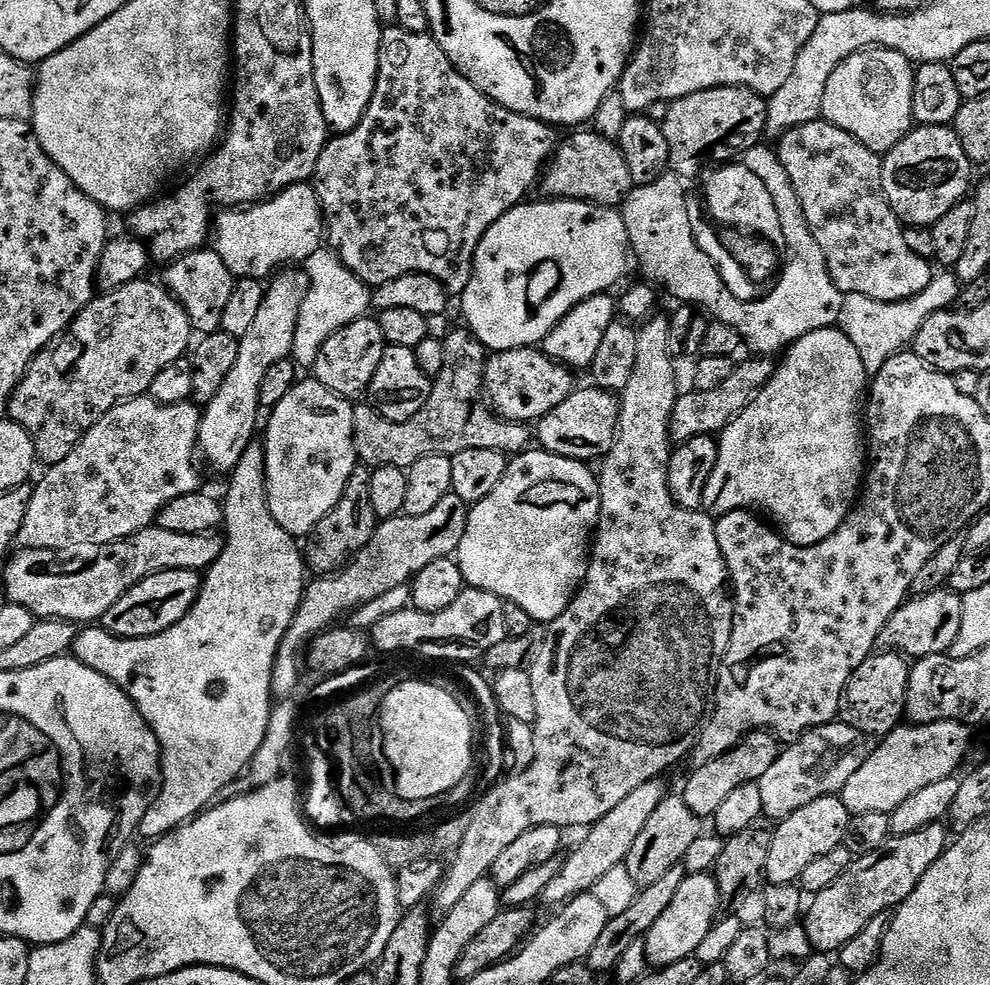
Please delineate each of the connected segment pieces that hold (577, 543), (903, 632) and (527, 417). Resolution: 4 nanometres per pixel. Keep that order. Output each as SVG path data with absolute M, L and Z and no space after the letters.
M525 450L519 454L513 455L508 462L508 469L506 470L506 474L502 478L502 482L498 482L498 486L494 486L494 490L491 494L486 494L486 498L482 498L482 502L478 502L477 504L471 505L468 509L468 521L466 522L466 534L462 534L462 542L455 550L454 559L458 567L462 570L462 574L464 575L464 582L467 587L470 588L481 588L482 590L486 590L490 594L498 594L502 597L504 601L508 601L510 603L518 603L528 614L530 614L533 618L533 621L536 622L544 622L540 620L545 620L545 622L551 622L559 618L570 606L570 602L573 598L576 597L576 593L579 592L581 584L583 584L584 579L586 578L586 574L588 573L588 561L590 559L590 545L594 540L594 533L596 530L596 525L600 522L600 481L598 479L597 473L595 471L591 472L589 465L582 460L572 460L569 456L560 456L557 452L546 452L543 450L535 450L536 452L532 452L533 450Z
M947 587L913 595L892 615L890 622L886 622L879 643L885 649L895 650L912 658L947 653L958 638L958 630L962 630L963 609L961 593L953 592Z
M539 347L515 348L487 357L483 391L487 403L497 416L503 416L506 420L538 422L550 414L554 406L562 406L562 402L566 402L566 398L570 398L570 394L576 391L578 381L572 376L575 376L573 369L553 360Z

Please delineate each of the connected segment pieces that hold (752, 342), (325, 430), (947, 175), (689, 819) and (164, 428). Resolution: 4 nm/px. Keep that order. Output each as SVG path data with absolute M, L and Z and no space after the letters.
M761 142L748 149L743 153L742 162L752 164L752 168L768 180L772 193L775 193L774 202L778 205L778 214L783 217L792 256L786 284L765 303L740 304L732 299L728 292L724 292L708 260L697 252L691 211L686 206L685 181L679 175L665 174L649 184L633 187L622 205L622 215L631 255L635 263L636 260L640 263L649 281L655 282L661 289L664 287L674 299L680 300L676 302L688 306L701 304L705 313L726 322L726 326L734 326L749 353L771 357L772 352L783 353L792 347L795 340L814 330L839 325L845 293L832 280L826 258L806 222L800 199L790 182L790 174L786 174L786 166L782 166L779 151L775 147L767 148L766 144Z
M314 378L307 379L308 380L301 379L299 382L295 383L286 396L271 409L270 414L272 414L272 417L268 420L268 440L266 439L266 443L264 444L266 494L268 495L270 514L274 514L278 526L282 526L282 530L286 530L291 536L297 538L307 537L309 533L311 533L312 528L318 526L318 522L322 522L322 518L326 518L326 514L330 514L330 510L334 510L334 506L338 506L338 502L346 490L346 482L350 482L350 474L354 474L354 470L358 466L358 457L356 455L356 447L354 446L353 401L339 396L338 394L334 394L330 390L326 390L326 386L322 386L322 382L318 382Z
M948 126L913 127L882 156L882 186L896 217L908 226L931 226L969 195L974 165L955 131Z
M668 794L650 816L626 857L625 864L637 885L650 886L664 878L674 865L681 863L691 843L704 834L702 824L703 819L692 811L681 795Z
M150 394L135 396L133 400L121 400L103 416L98 423L62 458L62 462L51 465L48 472L40 481L35 481L32 488L30 506L26 506L26 518L22 518L22 530L18 537L20 548L65 548L66 546L78 546L79 544L109 544L115 540L121 540L132 536L135 532L141 532L144 528L153 527L156 516L174 498L182 498L182 494L201 491L200 468L196 465L196 452L198 456L198 445L200 443L200 418L201 409L195 403L185 402L183 404L159 404Z

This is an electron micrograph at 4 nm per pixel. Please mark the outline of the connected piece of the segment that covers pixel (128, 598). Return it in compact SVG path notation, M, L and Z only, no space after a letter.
M166 570L155 572L144 580L138 581L133 588L126 590L110 610L106 610L102 626L115 636L122 636L124 639L142 638L162 634L170 630L194 606L194 602L200 593L202 576L200 572L190 570Z

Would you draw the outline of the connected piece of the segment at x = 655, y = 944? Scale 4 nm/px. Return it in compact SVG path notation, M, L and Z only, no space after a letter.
M706 872L689 873L680 884L670 905L643 937L647 963L653 969L658 969L665 968L679 960L689 959L710 934L713 925L718 920L716 911L721 908L716 877Z

